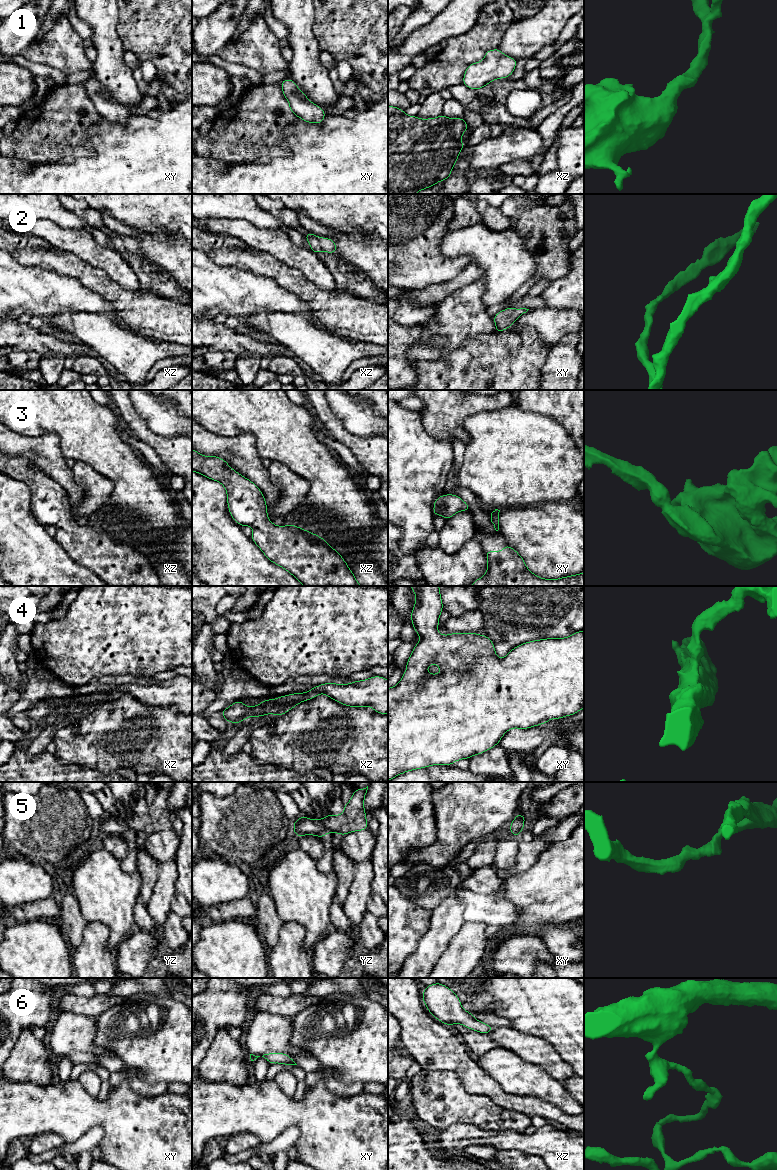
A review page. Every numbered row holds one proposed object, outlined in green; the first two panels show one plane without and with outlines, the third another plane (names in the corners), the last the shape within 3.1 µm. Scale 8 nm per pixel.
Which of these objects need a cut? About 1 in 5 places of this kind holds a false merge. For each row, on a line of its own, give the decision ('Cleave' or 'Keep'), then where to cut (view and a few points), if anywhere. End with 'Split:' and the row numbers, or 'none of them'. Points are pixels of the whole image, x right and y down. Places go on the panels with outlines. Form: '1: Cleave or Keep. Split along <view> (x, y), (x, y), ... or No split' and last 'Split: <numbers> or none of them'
1: Keep. No split
2: Keep. No split
3: Keep. No split
4: Keep. No split
5: Keep. No split
6: Keep. No split
Split: none of them

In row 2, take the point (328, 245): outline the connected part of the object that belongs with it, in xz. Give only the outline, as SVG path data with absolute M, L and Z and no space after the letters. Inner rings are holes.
M309 231L304 237L309 242L310 249L316 254L322 251L326 253L337 253L336 243L331 238L317 237Z

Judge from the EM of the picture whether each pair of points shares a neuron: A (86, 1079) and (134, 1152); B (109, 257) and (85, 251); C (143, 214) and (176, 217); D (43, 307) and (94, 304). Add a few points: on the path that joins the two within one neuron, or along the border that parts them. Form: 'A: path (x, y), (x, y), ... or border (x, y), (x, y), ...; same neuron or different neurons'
A: border (78, 1081), (89, 1094), (97, 1096); different neurons
B: path (103, 257), (91, 252); same neuron
C: path (151, 214), (168, 214); same neuron
D: path (56, 301), (81, 301); same neuron

